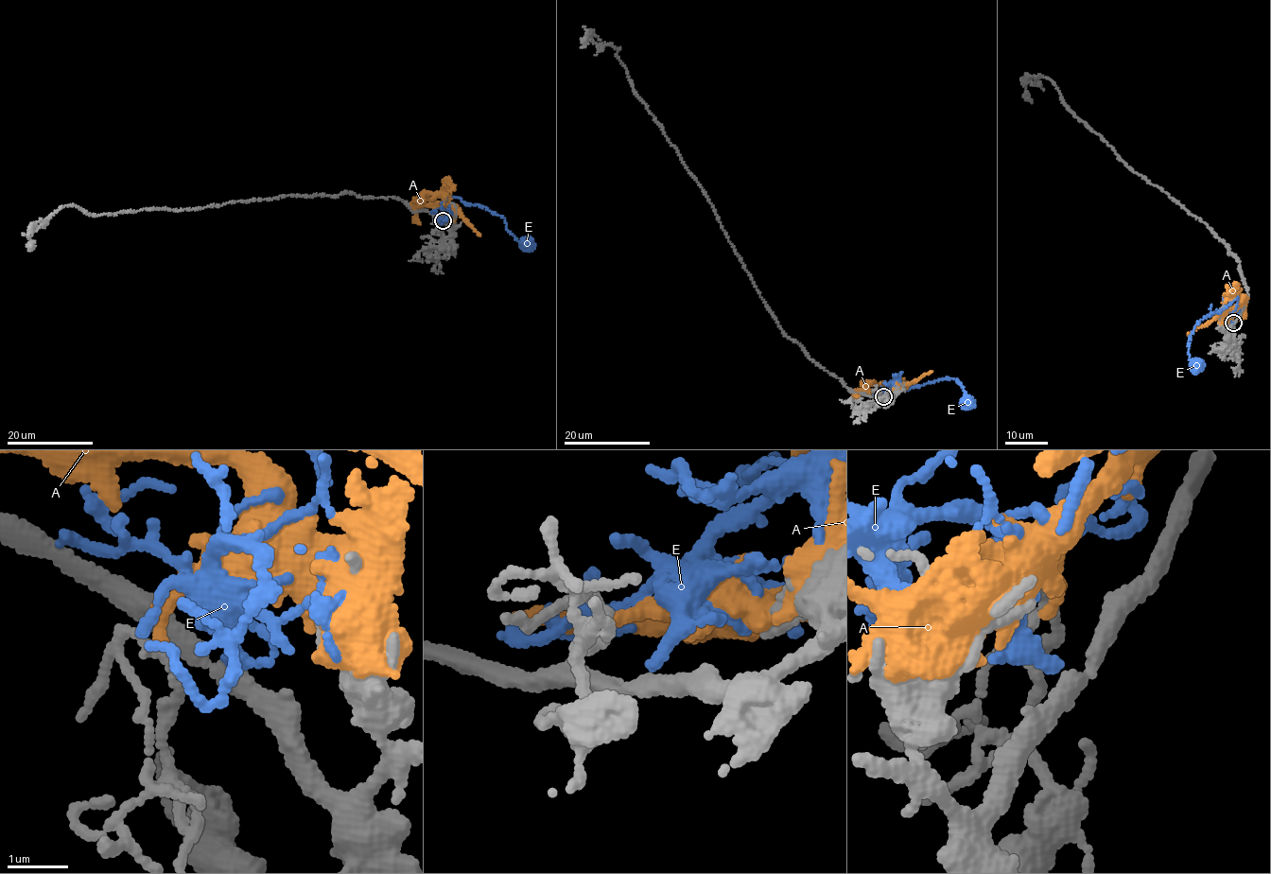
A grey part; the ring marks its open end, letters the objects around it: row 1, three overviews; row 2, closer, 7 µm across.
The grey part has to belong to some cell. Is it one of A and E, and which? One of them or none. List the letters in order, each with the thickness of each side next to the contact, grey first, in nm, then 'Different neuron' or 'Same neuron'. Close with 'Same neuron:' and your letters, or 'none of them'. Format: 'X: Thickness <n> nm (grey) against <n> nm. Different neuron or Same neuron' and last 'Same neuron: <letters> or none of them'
A: Thickness 110 nm (grey) against 200 nm. Different neuron
E: Thickness 240 nm (grey) against 260 nm. Same neuron
Same neuron: E

